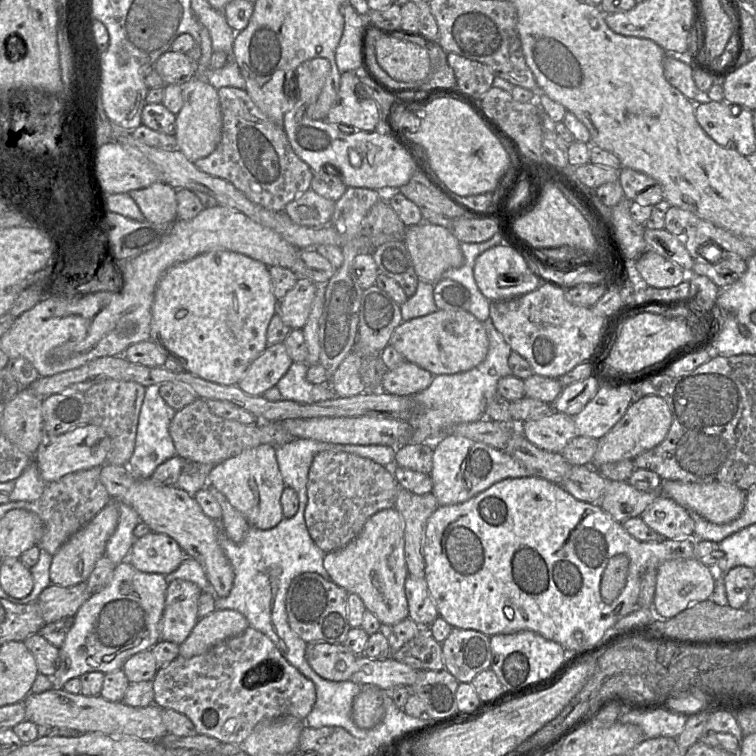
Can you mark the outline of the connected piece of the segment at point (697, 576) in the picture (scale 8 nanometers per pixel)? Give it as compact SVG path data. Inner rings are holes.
M696 558L666 561L656 570L653 611L658 619L670 619L693 603L708 600L714 590L714 583L712 568Z

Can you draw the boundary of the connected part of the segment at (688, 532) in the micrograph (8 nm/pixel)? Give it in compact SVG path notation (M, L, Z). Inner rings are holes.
M659 495L640 518L663 539L694 537L695 525L689 511L667 496Z

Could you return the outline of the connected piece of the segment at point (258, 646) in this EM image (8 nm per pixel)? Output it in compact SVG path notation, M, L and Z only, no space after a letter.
M251 626L242 634L216 644L201 655L191 658L178 656L160 668L153 679L153 693L153 704L185 715L198 735L233 744L244 741L261 721L283 716L305 720L316 701L313 682L291 665L265 634Z

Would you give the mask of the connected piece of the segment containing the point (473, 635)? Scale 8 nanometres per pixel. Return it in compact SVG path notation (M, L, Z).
M452 628L441 647L445 669L459 683L471 683L477 674L490 669L490 637L479 631Z

